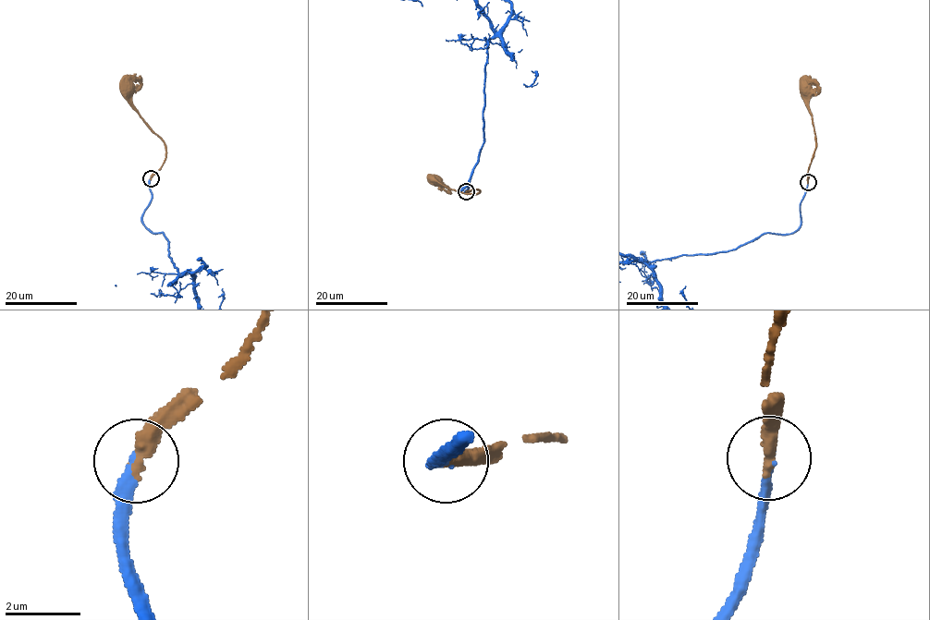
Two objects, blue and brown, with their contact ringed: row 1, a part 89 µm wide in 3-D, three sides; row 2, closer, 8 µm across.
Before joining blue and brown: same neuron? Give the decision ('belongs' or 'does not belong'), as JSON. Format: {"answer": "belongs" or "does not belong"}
{"answer": "belongs"}

